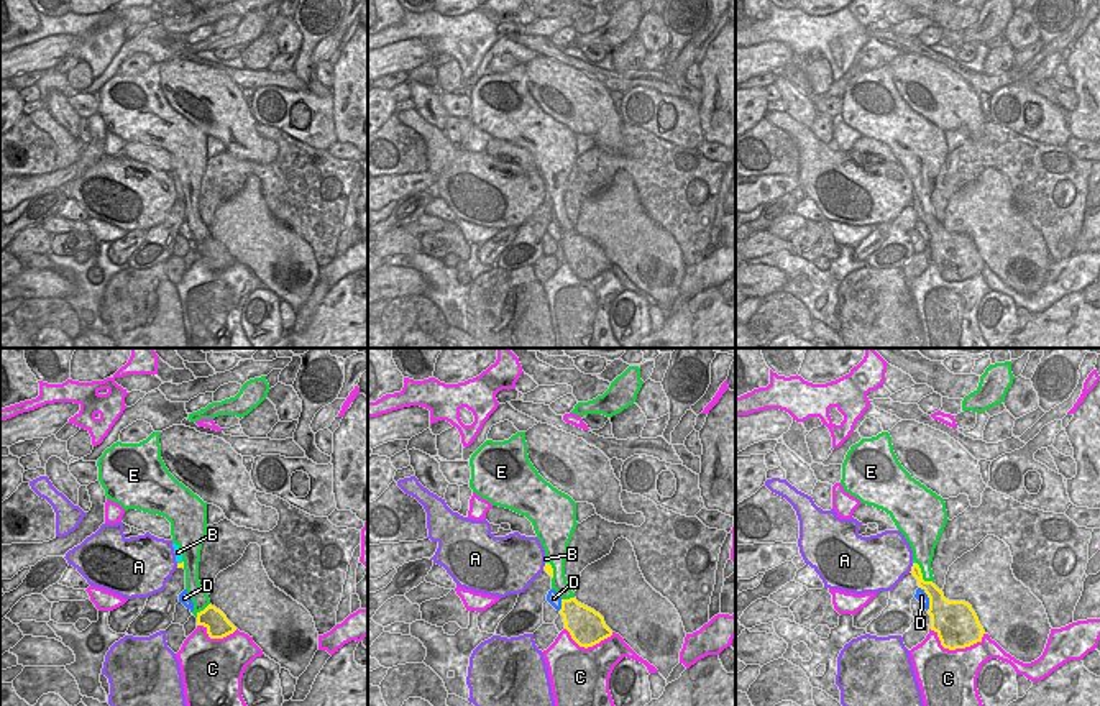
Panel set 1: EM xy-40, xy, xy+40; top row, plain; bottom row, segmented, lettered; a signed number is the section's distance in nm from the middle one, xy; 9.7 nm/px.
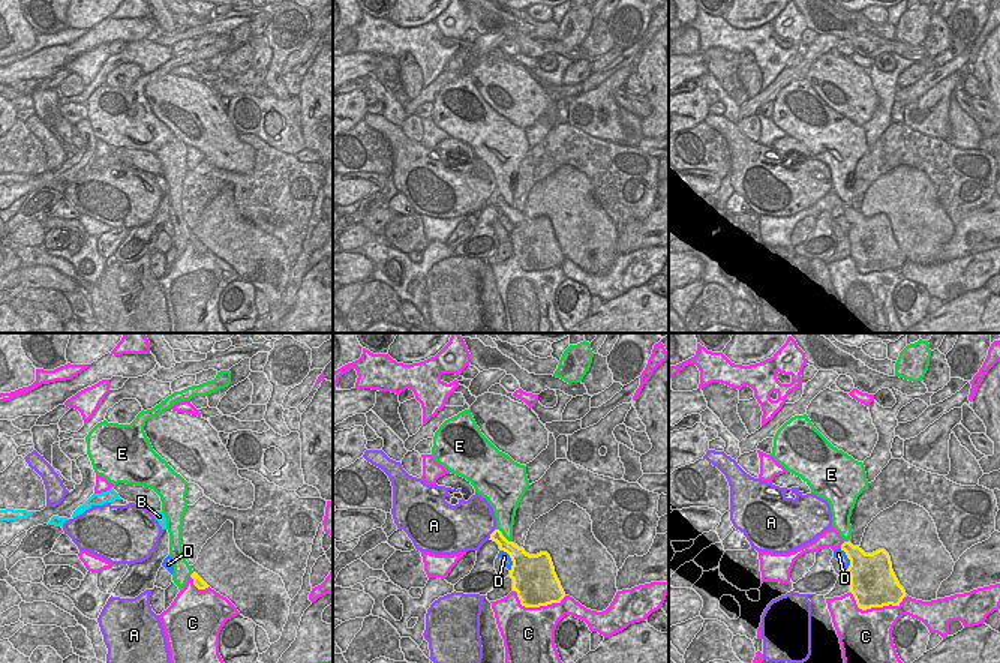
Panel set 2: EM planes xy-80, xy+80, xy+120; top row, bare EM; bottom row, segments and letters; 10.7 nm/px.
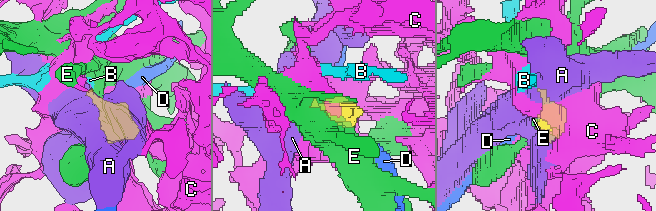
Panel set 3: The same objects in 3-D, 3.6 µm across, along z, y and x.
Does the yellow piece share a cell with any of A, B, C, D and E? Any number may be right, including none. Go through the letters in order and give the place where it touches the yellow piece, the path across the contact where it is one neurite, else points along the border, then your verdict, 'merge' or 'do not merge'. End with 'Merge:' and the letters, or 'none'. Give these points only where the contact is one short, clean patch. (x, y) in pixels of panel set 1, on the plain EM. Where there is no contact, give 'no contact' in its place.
A: contact xy+40 (912, 201); border xy+40 (913, 196), (908, 204); do not merge
B: contact xy-40 (179, 196); merge
C: contact xy+40 (954, 281); do not merge
D: contact xy+40 (928, 229); border xy+40 (920, 219), (928, 230), (928, 242); do not merge
E: contact xy+40 (921, 207); do not merge
Merge: B

